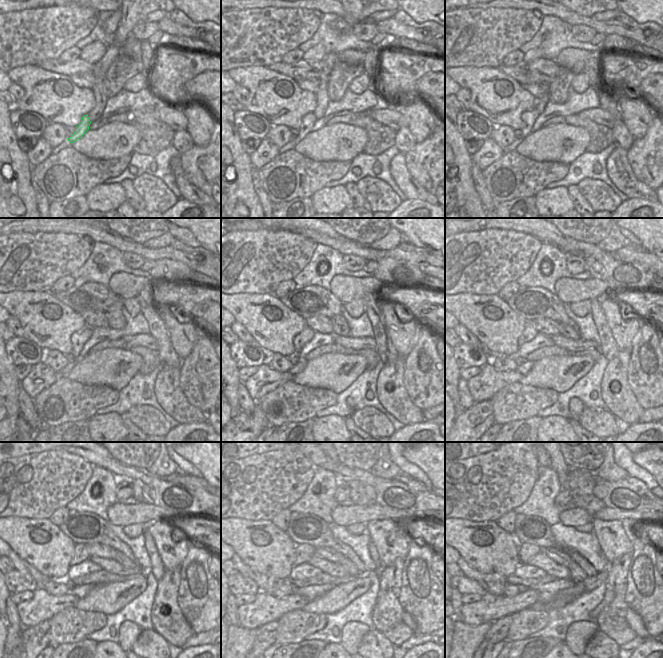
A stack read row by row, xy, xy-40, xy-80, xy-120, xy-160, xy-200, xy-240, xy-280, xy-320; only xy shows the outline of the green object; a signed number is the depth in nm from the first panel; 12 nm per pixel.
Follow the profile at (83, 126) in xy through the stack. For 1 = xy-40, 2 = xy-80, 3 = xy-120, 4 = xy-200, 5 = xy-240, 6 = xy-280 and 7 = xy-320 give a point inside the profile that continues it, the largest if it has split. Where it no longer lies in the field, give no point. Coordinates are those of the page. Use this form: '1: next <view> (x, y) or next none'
1: next xy-40 (308, 120)
2: next xy-80 (528, 117)
3: next xy-120 (78, 339)
4: next xy-200 (529, 333)
5: next xy-240 (81, 554)
6: next xy-280 (304, 552)
7: next xy-320 (526, 550)

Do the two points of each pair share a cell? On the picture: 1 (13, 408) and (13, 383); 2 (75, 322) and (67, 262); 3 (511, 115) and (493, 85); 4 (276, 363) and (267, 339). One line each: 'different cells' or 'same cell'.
1: same cell
2: different cells
3: same cell
4: different cells

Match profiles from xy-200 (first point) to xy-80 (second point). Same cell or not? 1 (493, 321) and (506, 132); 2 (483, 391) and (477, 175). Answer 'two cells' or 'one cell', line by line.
1: two cells
2: two cells

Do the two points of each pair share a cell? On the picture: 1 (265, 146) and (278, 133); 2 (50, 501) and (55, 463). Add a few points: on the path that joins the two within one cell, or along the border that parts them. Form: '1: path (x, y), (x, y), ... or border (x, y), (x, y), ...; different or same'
1: border (266, 137), (278, 148); different
2: path (50, 492), (50, 481), (55, 476), (55, 472); same

